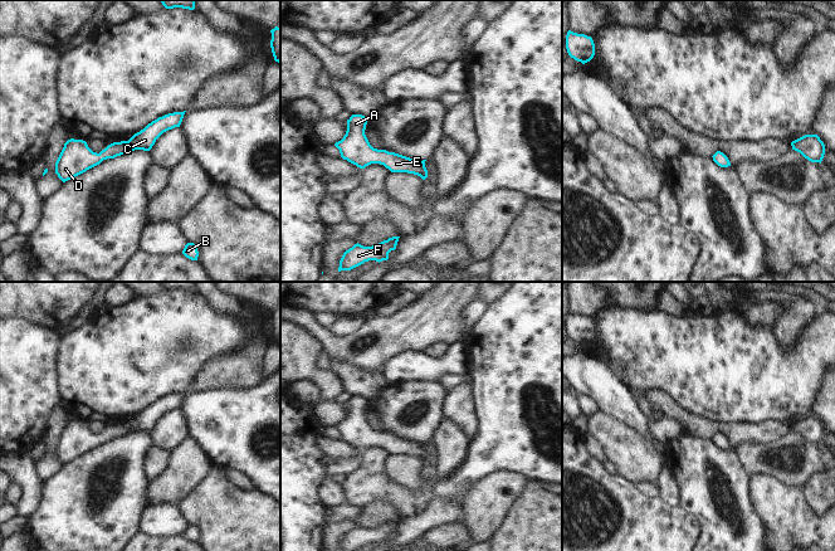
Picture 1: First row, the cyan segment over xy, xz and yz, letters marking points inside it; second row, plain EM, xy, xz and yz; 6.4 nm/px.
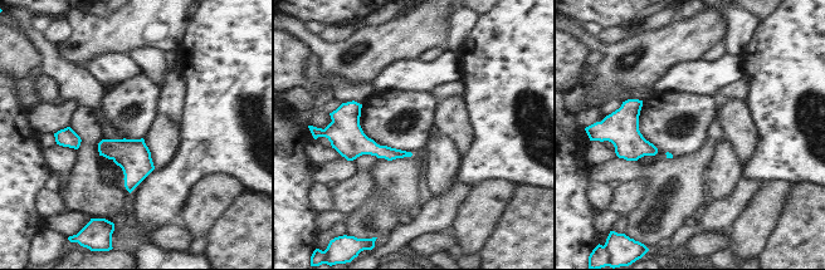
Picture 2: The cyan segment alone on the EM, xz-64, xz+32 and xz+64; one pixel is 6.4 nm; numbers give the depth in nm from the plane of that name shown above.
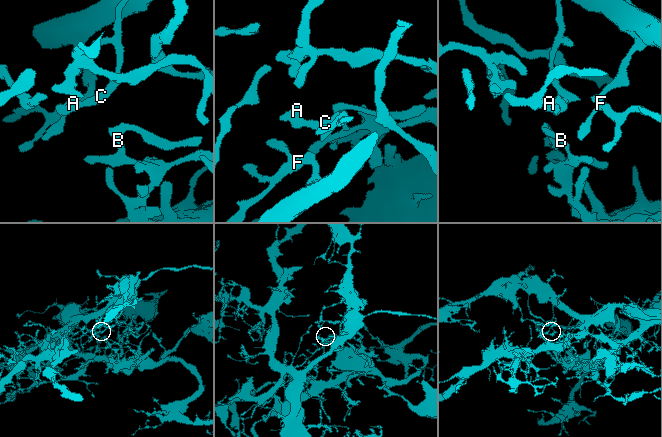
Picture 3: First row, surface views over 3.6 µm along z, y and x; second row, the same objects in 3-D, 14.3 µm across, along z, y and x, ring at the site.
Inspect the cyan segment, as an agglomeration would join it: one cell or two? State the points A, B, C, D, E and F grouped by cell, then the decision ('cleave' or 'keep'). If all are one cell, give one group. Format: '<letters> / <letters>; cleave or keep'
A B C D E F; keep

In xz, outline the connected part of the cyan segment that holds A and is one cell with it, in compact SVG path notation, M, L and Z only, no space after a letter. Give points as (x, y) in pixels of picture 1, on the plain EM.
M352 396L347 401L346 416L335 425L340 431L341 439L360 450L365 450L371 445L380 445L391 454L414 455L425 462L428 459L426 442L410 440L386 431L373 430L370 426L365 416L367 401L362 396Z

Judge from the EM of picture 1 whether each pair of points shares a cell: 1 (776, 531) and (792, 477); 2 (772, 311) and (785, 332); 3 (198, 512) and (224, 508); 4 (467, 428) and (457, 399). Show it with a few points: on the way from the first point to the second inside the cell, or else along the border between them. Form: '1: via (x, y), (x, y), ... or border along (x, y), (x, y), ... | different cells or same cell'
1: border along (762, 474), (776, 477), (789, 486), (801, 488) | different cells
2: border along (777, 303), (780, 315), (774, 326) | different cells
3: via (204, 508), (218, 508) | same cell
4: via (465, 420), (459, 406) | same cell

